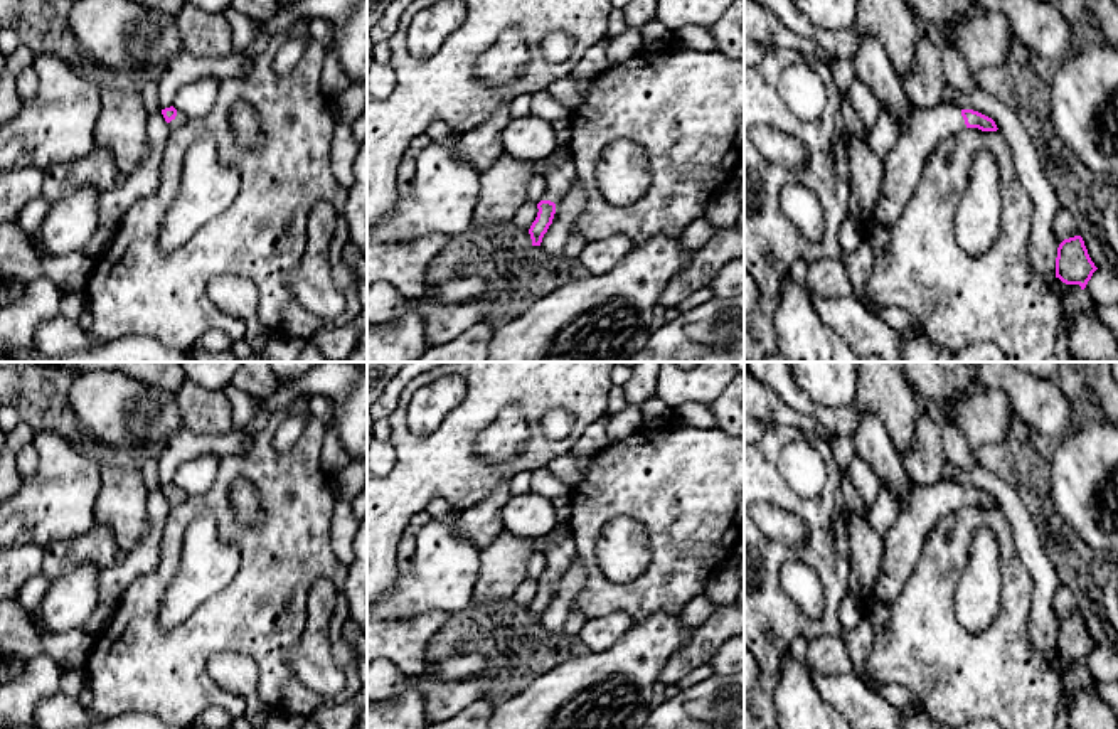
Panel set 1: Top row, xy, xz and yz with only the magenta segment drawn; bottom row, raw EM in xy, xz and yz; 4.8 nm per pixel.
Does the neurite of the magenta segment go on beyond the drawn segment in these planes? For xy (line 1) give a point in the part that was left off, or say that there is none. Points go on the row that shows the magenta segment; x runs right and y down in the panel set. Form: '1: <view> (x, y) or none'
1: xy (181, 120)

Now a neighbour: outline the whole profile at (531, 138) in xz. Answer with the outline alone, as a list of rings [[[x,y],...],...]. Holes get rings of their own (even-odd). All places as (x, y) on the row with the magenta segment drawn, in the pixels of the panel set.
[[[532,113],[510,120],[502,133],[502,145],[503,153],[530,163],[547,160],[557,148],[551,121]]]

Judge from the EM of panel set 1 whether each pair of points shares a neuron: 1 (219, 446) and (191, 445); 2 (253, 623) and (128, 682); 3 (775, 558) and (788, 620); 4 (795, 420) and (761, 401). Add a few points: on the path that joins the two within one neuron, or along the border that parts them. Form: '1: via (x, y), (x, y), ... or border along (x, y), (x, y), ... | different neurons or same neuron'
1: via (212, 445), (197, 445) | same neuron
2: via (223, 623), (201, 635), (165, 670), (159, 670) | same neuron
3: via (770, 573), (770, 601), (773, 605) | same neuron
4: via (787, 416), (770, 408) | same neuron

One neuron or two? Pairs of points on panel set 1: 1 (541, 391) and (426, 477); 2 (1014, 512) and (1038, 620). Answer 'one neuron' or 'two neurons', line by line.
1: one neuron
2: one neuron

